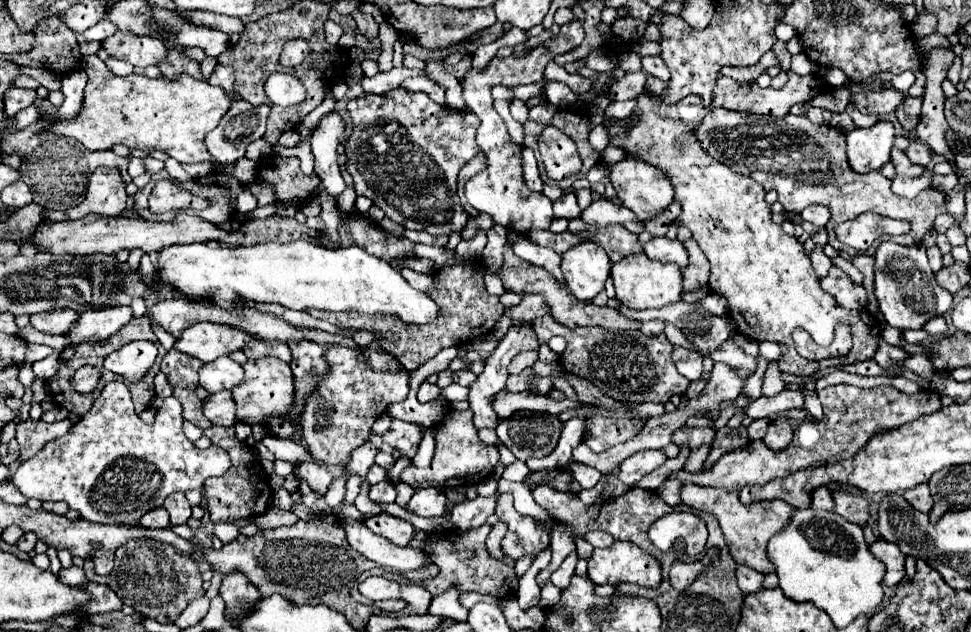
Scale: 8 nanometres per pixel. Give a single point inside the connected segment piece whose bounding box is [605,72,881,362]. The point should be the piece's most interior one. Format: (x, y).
(767, 278)

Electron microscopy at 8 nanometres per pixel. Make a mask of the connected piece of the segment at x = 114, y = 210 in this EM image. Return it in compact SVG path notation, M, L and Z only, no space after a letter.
M97 168L87 186L87 198L65 212L45 210L45 220L77 220L87 214L103 214L103 216L121 216L127 208L127 192L125 182L119 176L117 168Z

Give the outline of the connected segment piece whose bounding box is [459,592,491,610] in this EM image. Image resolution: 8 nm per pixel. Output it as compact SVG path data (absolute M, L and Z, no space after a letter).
M463 592L463 596L459 596L461 606L465 606L467 610L469 610L469 608L473 608L479 600L489 602L489 600L491 600L491 596L487 596L487 594L477 594L477 592Z

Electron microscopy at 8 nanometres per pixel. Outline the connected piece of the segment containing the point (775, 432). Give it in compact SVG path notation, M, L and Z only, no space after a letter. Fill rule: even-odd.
M777 418L775 422L771 422L769 430L767 430L767 436L763 438L763 442L771 450L783 450L783 448L787 448L787 444L791 440L793 440L793 430L791 430L787 418Z

